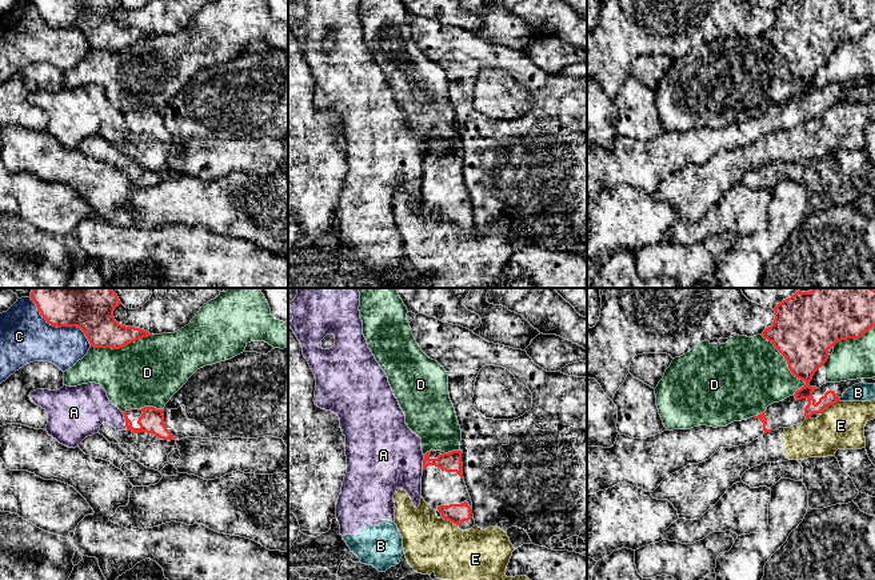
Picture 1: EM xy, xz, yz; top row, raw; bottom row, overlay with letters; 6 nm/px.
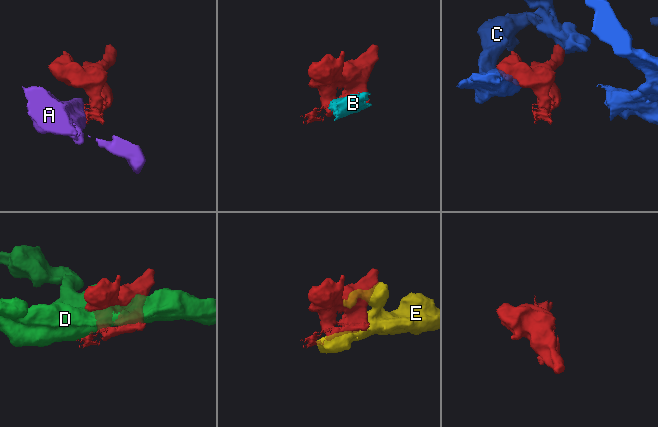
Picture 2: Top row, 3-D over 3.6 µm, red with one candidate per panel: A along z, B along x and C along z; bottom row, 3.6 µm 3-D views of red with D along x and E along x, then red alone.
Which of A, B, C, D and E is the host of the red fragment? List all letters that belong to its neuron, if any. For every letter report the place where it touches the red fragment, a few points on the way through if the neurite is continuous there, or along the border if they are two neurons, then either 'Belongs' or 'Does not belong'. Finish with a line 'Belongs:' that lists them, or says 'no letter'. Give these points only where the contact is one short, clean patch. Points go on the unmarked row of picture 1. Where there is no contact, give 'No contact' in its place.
A: Touches red at xy (126, 123). Does not belong
B: Touches red at yz (839, 100). Does not belong
C: Touches red at xy (60, 28). Does not belong
D: Touches red at yz (788, 67). Does not belong
E: Touches red at yz (830, 106). Does not belong
Belongs: no letter

